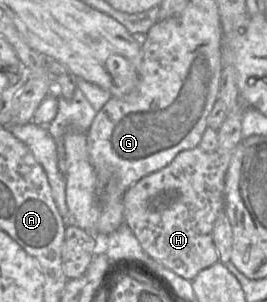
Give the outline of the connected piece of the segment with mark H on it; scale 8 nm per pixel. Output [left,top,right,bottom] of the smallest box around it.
[123,146,232,281]

